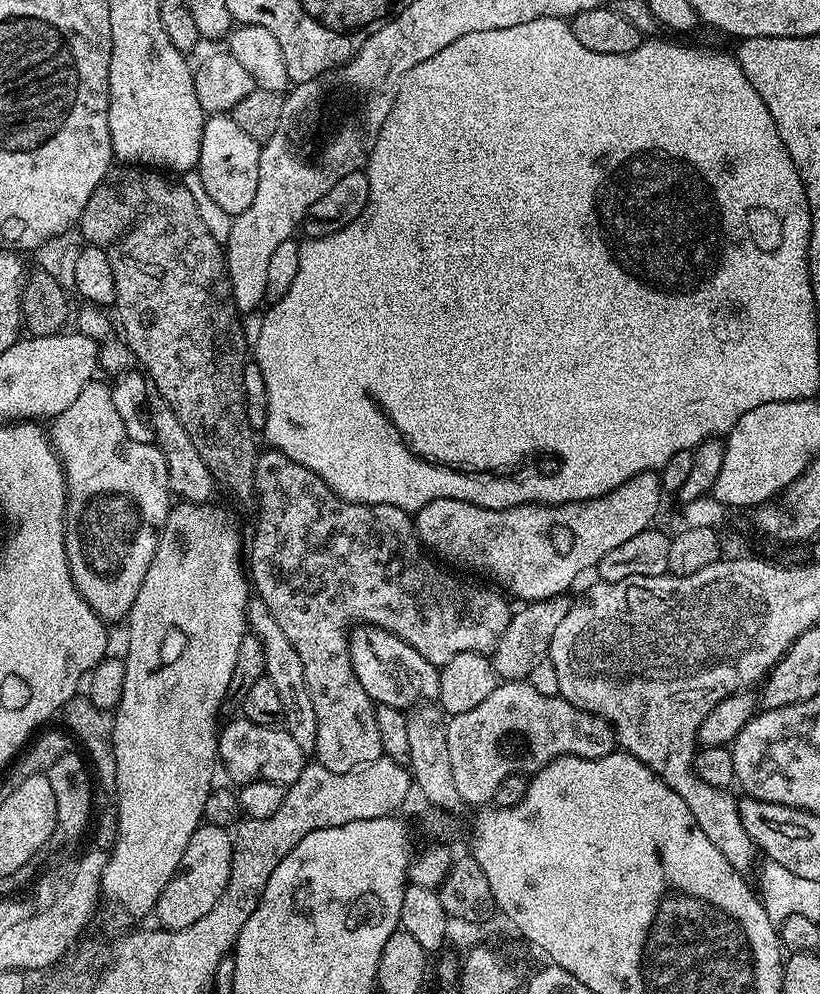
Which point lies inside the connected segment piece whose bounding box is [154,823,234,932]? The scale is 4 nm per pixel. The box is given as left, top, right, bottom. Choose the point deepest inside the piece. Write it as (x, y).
(205, 868)

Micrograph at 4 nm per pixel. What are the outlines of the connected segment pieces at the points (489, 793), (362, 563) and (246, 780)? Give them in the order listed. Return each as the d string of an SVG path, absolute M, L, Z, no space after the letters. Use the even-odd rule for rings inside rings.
M506 680L497 683L494 694L489 694L474 710L458 714L448 720L446 746L450 746L450 767L454 773L454 786L461 801L467 804L484 804L495 801L498 786L506 778L521 774L535 774L554 762L559 756L577 756L583 760L606 758L606 754L617 751L616 735L612 725L601 716L582 711L578 706L566 702L563 696L547 696L534 690L527 680Z
M264 450L259 453L256 457L256 469L254 470L254 482L256 483L256 495L255 499L257 501L260 500L260 509L256 512L256 533L252 536L252 568L250 564L250 584L251 587L255 590L255 593L259 596L259 598L270 608L270 613L273 614L275 621L278 622L279 626L282 626L283 633L286 634L288 638L290 638L291 645L294 646L295 650L297 650L299 655L299 660L302 661L303 673L306 678L306 689L310 692L310 699L314 702L314 711L315 717L317 718L317 744L316 749L314 751L315 759L318 763L321 764L326 770L330 770L331 772L352 772L355 768L360 768L363 764L369 764L370 762L374 762L375 760L380 759L381 756L384 755L384 751L382 750L382 738L378 738L378 722L376 721L376 710L373 705L371 698L366 694L366 690L362 690L362 682L358 682L358 678L354 674L354 666L350 662L350 650L348 649L348 634L350 631L350 623L348 624L348 620L356 620L352 622L363 622L365 624L375 624L377 628L384 628L388 632L393 632L395 636L398 638L402 638L407 642L410 646L414 646L414 650L418 650L419 652L423 652L425 656L429 658L437 658L436 656L440 656L439 659L441 661L449 660L450 658L454 658L454 654L466 654L467 652L483 652L485 654L491 653L492 649L496 647L496 643L502 638L502 634L506 634L506 626L510 621L512 621L513 609L511 607L508 608L509 601L505 599L503 595L495 587L487 586L488 588L483 588L480 584L467 584L464 580L459 580L456 575L451 571L445 570L429 553L426 551L424 543L420 541L420 536L416 532L416 521L413 519L409 513L403 512L401 508L398 506L390 506L389 504L355 504L354 502L350 502L349 500L342 499L338 494L334 494L330 490L330 486L326 486L326 482L322 482L322 478L318 478L318 474L314 474L314 470L310 470L306 466L302 466L298 462L294 462L290 458L286 458L286 454L282 454L281 452L275 450Z
M243 718L232 720L221 727L218 732L218 760L222 772L233 780L233 785L249 784L250 782L274 782L290 785L302 774L306 763L306 754L298 748L283 727L258 726L258 722L250 722Z

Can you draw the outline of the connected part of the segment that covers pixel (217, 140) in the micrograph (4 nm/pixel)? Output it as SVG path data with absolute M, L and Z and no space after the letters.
M212 114L205 119L198 169L209 201L229 212L229 217L240 216L254 202L254 193L258 190L260 150L258 141L244 133L231 115Z

